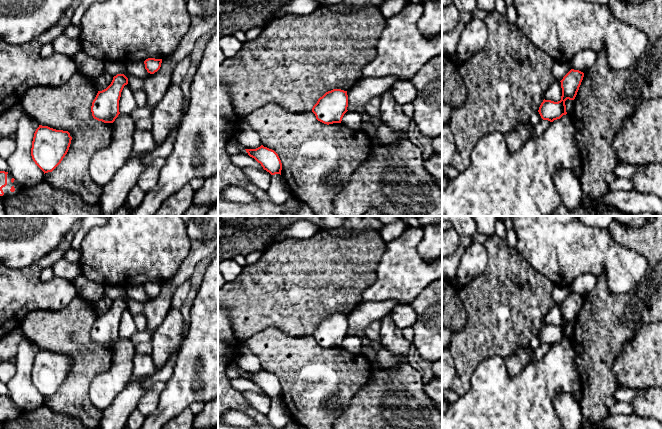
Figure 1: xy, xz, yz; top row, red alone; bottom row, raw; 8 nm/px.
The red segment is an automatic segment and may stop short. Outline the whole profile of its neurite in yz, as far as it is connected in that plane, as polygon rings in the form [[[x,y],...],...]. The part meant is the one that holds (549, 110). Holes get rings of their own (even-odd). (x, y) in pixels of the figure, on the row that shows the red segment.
[[[571,69],[560,81],[562,88],[561,100],[554,102],[551,100],[543,100],[539,107],[539,114],[543,120],[553,122],[560,119],[563,115],[566,115],[565,101],[567,99],[574,100],[581,82],[583,80],[584,73],[579,70]]]

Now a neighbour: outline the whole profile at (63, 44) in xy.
[[[62,34],[53,40],[52,45],[55,53],[65,54],[70,57],[73,57],[80,51],[83,51],[79,38],[69,38],[65,34]]]

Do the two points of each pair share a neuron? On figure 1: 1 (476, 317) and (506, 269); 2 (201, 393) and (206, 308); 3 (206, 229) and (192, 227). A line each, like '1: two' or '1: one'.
1: one
2: one
3: one

